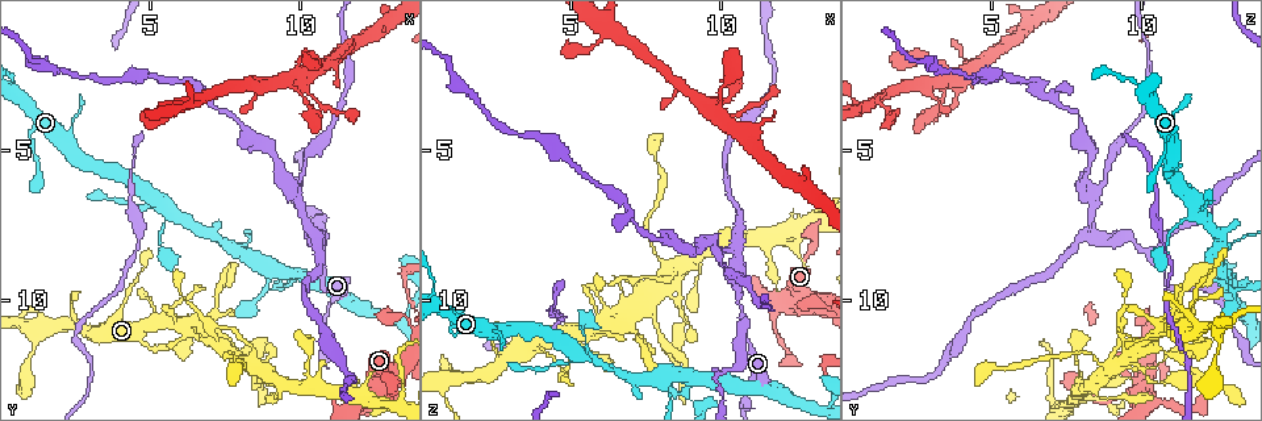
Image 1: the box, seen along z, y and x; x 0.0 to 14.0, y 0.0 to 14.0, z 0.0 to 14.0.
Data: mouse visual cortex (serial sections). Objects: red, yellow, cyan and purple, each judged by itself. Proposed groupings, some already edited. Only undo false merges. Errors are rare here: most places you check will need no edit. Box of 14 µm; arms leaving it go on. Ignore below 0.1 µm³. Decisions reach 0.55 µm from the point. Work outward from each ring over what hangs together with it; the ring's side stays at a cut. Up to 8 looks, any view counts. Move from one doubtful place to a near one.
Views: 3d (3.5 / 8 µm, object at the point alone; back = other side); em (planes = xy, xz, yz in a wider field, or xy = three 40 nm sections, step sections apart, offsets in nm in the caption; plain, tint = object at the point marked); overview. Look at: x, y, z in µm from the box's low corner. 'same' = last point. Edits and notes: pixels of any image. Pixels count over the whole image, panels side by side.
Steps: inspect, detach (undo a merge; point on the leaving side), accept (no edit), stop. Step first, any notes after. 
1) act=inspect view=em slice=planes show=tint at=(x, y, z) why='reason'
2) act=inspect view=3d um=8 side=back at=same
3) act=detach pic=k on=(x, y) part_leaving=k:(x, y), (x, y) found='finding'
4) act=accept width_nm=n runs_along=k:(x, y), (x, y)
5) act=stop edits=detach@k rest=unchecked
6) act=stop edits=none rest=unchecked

act=inspect view=em slice=planes show=tint at=(12.6, 12.9, 10.0) why='small branch off a trunk'

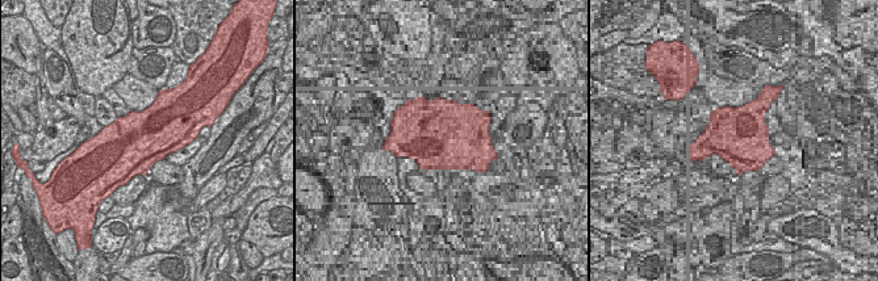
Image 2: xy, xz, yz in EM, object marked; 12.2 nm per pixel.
act=inspect view=3d um=3.5 at=same why='wider look'

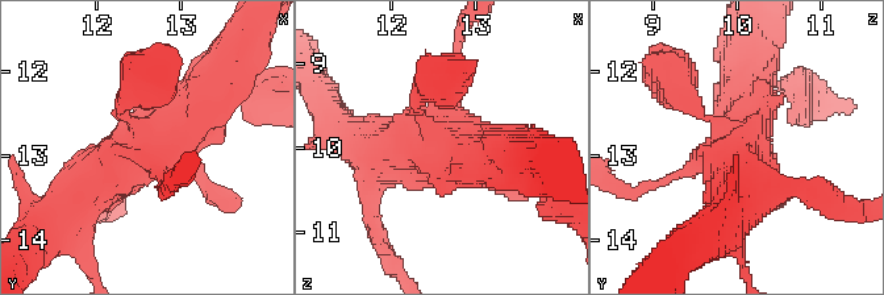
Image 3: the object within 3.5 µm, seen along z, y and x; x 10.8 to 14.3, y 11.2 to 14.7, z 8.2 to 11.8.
act=accept runs_along=3:(429, 88), (511, 156) found='one cell here'

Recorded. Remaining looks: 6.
act=inspect view=3d um=3.5 side=back at=(7.9, 12.1, 8.5) why='calibre changes'

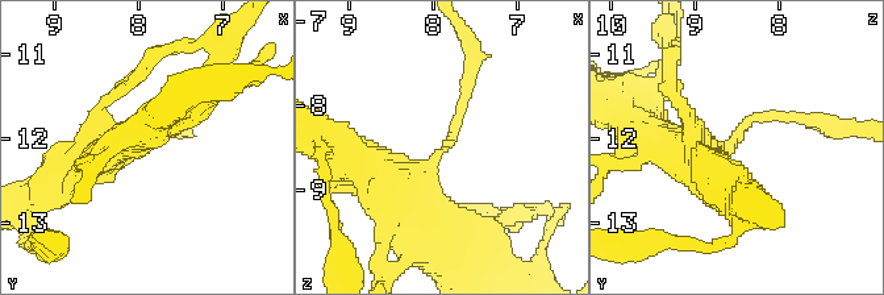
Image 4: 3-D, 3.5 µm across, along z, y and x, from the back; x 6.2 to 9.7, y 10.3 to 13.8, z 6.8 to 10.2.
act=inspect view=em slice=xy step=1 show=tint at=(7.90, 12.05, 8.50) arm_widths_nm=150,400

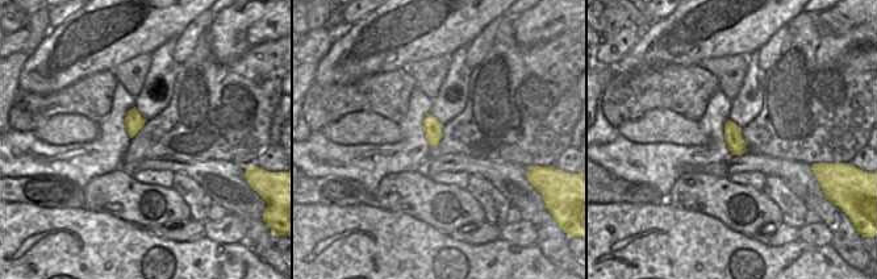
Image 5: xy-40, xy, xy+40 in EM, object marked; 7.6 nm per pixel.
act=accept runs_along=4:(417, 217), (470, 79) found='one cell here'

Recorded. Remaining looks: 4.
act=inspect view=3d um=8 at=(9.8, 6.4, 8.3) why='a fork'

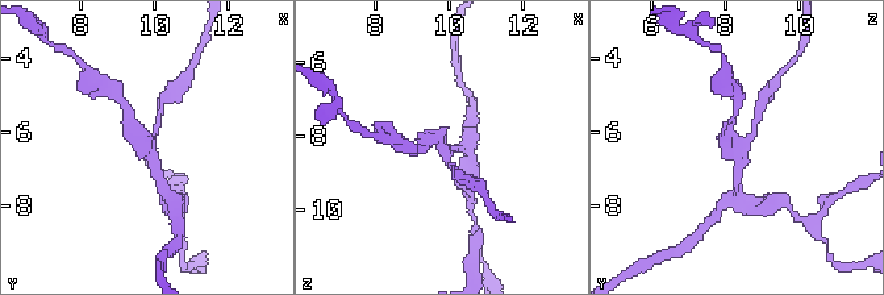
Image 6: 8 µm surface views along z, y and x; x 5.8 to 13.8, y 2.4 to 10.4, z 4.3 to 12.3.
act=inspect view=em slice=xy step=5 show=tint at=(9.9, 6.4, 8.3) why='shape alone is not enough'

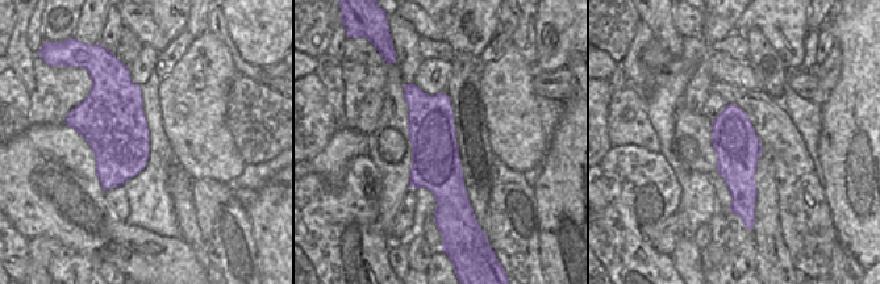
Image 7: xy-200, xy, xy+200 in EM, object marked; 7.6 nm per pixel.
act=accept runs_along=7:(407, 87), (430, 117), (451, 212) found='all the same cell'

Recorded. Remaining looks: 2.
act=stop edits=none rest=unchecked

